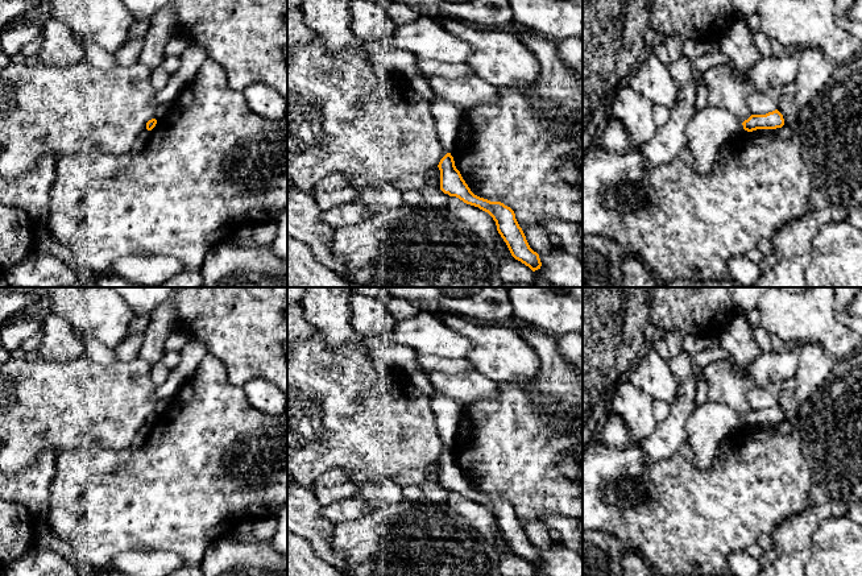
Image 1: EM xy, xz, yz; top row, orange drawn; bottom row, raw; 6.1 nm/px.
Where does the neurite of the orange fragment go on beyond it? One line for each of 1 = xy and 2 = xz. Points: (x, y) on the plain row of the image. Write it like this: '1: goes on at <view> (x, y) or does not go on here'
1: does not go on here
2: does not go on here

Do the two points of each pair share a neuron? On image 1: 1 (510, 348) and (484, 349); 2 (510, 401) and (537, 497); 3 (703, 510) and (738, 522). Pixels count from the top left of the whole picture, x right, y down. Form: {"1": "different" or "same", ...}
{"1": "same", "2": "same", "3": "same"}

